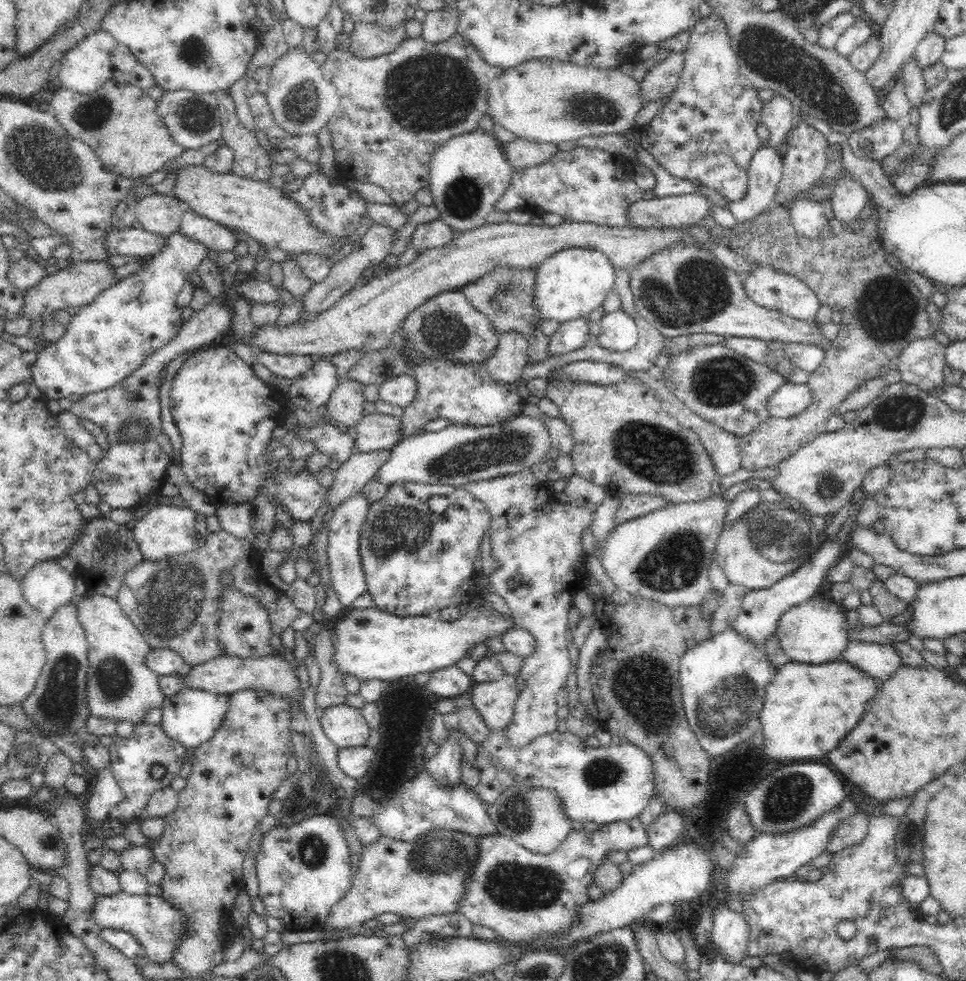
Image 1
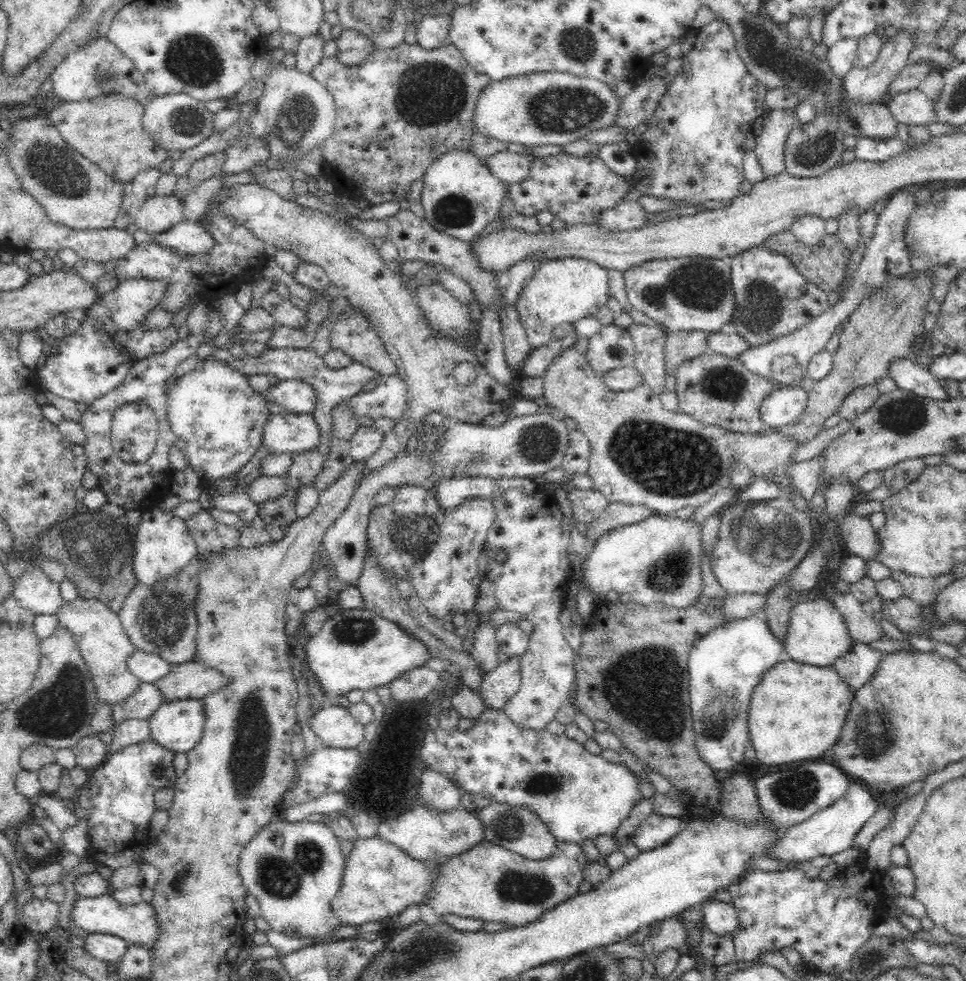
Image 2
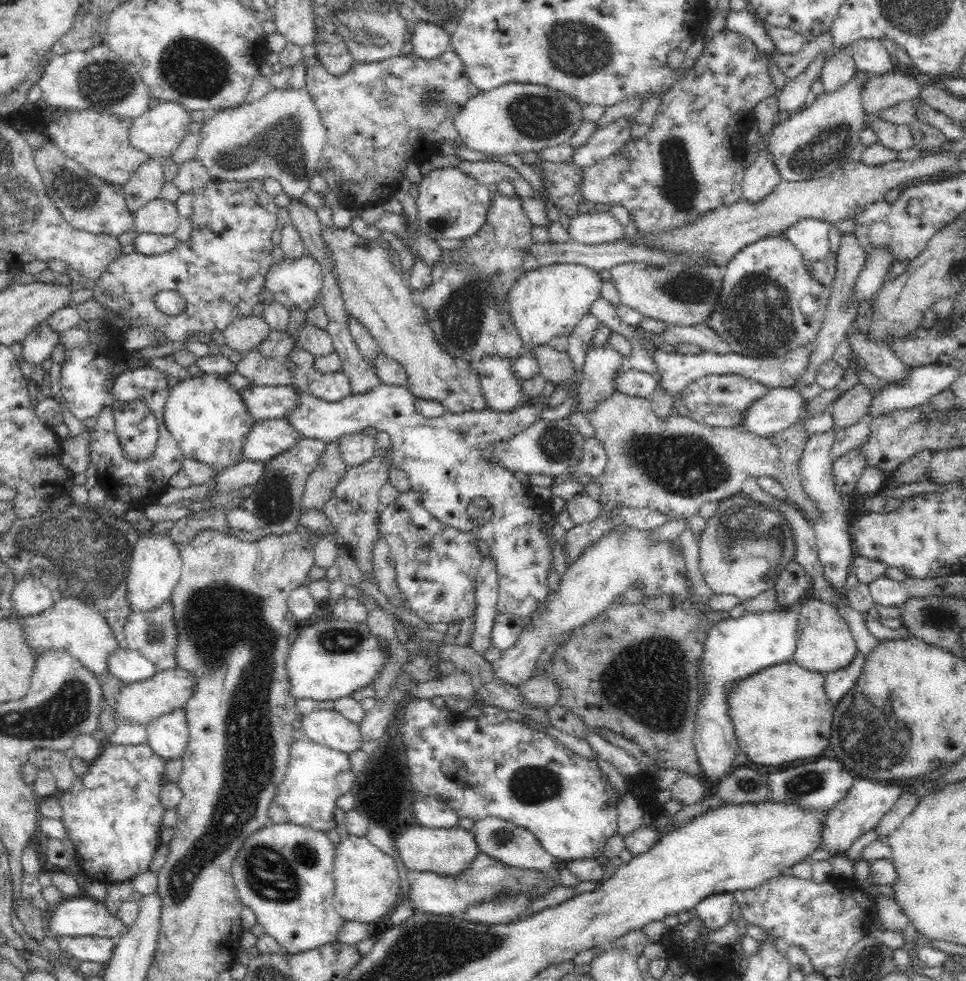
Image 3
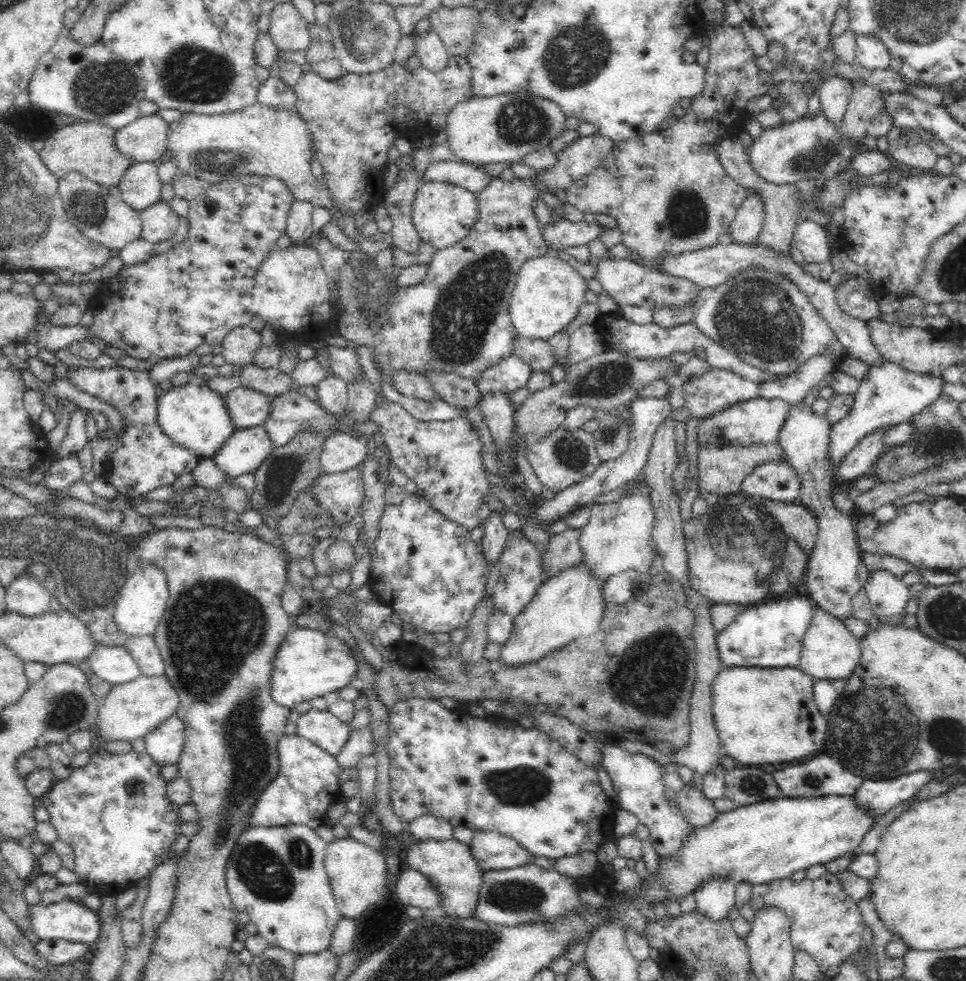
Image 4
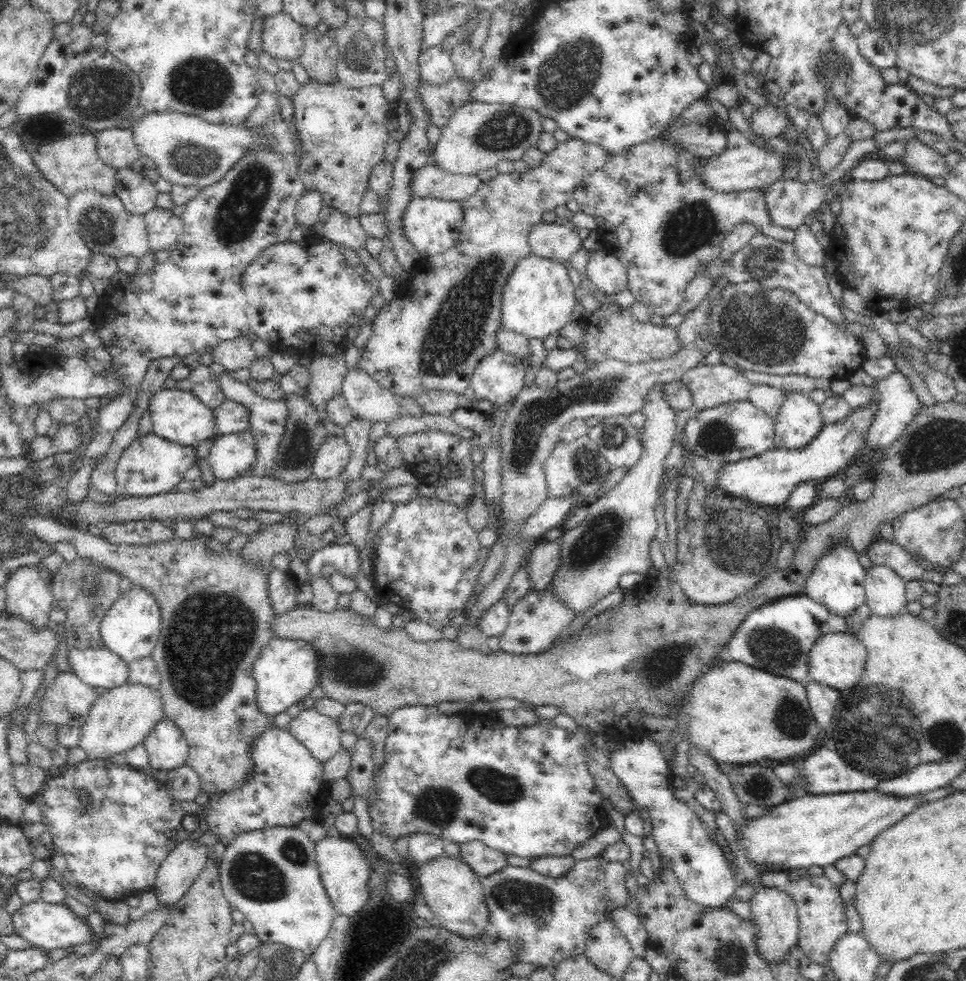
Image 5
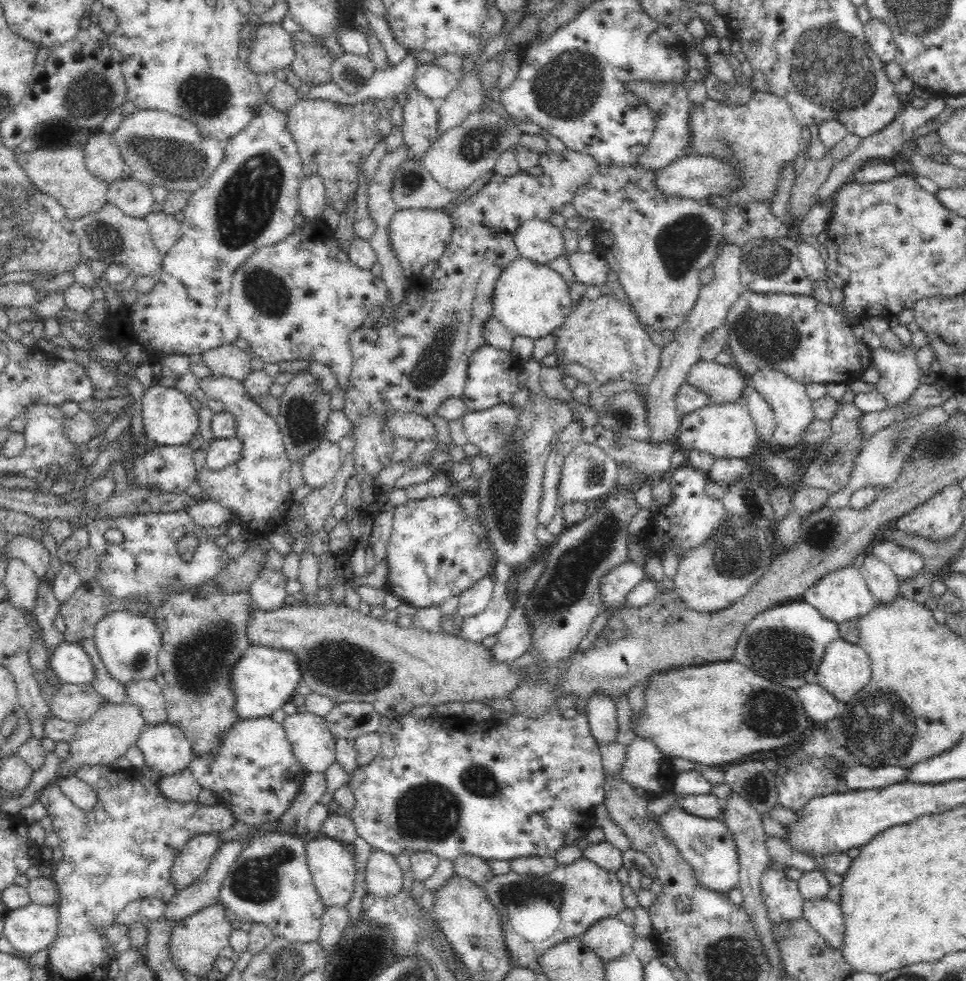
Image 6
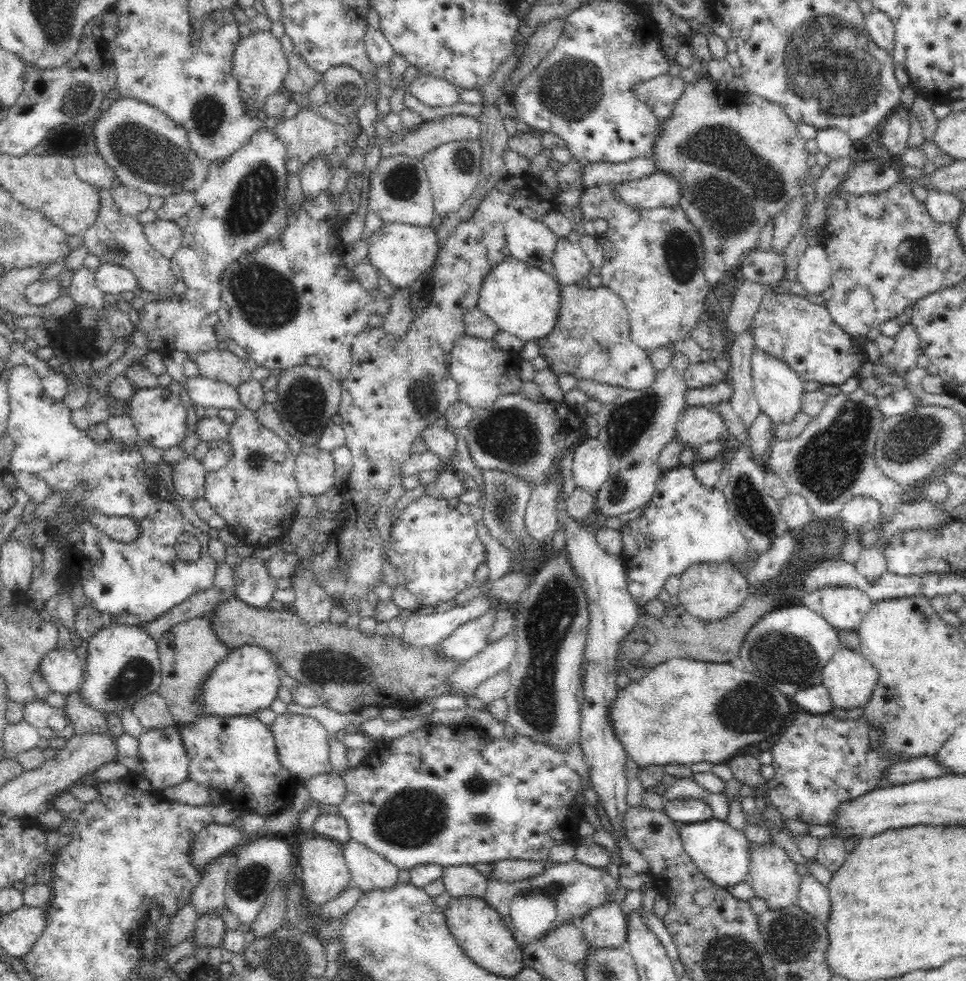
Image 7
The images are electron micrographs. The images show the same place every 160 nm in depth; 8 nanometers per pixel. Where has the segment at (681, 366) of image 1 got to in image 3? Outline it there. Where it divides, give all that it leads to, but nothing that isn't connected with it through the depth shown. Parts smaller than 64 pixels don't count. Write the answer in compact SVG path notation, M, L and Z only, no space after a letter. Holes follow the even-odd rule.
M720 374L704 376L704 378L690 382L680 396L688 408L689 417L692 420L707 426L740 428L739 424L742 422L744 410L752 402L756 402L758 398L768 394L769 389L766 385L736 374Z

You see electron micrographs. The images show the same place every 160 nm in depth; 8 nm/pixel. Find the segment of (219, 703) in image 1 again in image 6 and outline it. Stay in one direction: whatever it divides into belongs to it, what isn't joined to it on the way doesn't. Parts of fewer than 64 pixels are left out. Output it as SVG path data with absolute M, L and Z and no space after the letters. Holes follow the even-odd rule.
M168 721L147 724L140 730L136 742L147 768L162 777L186 770L194 756L191 742Z

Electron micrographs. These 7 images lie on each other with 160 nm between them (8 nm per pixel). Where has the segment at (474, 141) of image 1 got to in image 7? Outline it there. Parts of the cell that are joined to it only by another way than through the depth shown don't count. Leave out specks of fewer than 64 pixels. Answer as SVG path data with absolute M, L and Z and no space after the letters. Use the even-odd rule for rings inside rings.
M383 222L367 240L367 258L370 259L370 265L378 271L378 276L385 276L395 289L408 287L434 264L434 258L439 253L436 240L436 229L430 226L417 227L404 223Z

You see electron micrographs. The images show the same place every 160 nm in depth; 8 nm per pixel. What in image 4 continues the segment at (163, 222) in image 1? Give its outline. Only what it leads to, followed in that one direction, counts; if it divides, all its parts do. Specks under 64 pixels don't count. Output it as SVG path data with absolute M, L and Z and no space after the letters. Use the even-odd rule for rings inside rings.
M161 200L147 206L140 213L141 235L153 245L172 238L181 218L181 214L173 211L168 203Z

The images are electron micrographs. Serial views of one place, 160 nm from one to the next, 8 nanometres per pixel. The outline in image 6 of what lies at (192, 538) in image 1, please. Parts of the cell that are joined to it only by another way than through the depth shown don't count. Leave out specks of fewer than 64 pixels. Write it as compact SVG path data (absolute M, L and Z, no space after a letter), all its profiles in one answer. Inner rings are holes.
M121 610L107 614L97 622L93 640L106 667L106 673L124 688L129 682L151 681L157 677L157 656L161 649L161 636L150 613Z

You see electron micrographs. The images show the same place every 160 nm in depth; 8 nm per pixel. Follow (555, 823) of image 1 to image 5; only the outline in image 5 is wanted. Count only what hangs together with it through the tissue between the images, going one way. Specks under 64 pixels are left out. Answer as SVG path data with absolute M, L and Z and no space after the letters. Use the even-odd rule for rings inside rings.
M468 842L460 846L459 859L479 877L502 870L507 866L506 858L507 856L502 852L492 850L482 842Z

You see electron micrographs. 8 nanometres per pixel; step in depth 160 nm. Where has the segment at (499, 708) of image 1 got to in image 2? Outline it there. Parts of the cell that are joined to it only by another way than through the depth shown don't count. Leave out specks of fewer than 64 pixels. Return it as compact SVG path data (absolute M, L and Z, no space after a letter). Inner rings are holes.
M509 656L483 676L479 694L490 708L503 708L521 685L521 656Z

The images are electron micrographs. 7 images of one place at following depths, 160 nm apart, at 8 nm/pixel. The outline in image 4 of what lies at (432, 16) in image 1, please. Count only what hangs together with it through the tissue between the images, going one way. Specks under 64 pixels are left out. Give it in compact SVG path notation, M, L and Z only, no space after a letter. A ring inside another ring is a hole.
M432 30L421 36L411 35L415 40L415 51L420 57L422 67L436 72L448 64L450 54L436 31Z

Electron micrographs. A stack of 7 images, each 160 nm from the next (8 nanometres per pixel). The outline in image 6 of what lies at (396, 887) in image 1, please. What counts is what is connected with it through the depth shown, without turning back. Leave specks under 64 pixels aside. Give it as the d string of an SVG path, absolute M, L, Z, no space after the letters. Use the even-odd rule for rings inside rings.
M318 838L305 842L305 854L314 890L318 891L318 897L325 907L347 905L355 890L354 880L357 876L349 846L332 838Z

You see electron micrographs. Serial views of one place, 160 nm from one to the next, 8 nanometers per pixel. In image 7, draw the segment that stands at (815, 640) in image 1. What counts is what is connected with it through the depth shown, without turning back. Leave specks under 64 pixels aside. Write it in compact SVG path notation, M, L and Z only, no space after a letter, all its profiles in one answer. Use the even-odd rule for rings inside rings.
M840 648L824 666L821 683L828 689L833 708L852 710L870 700L878 679L878 670L859 650Z

